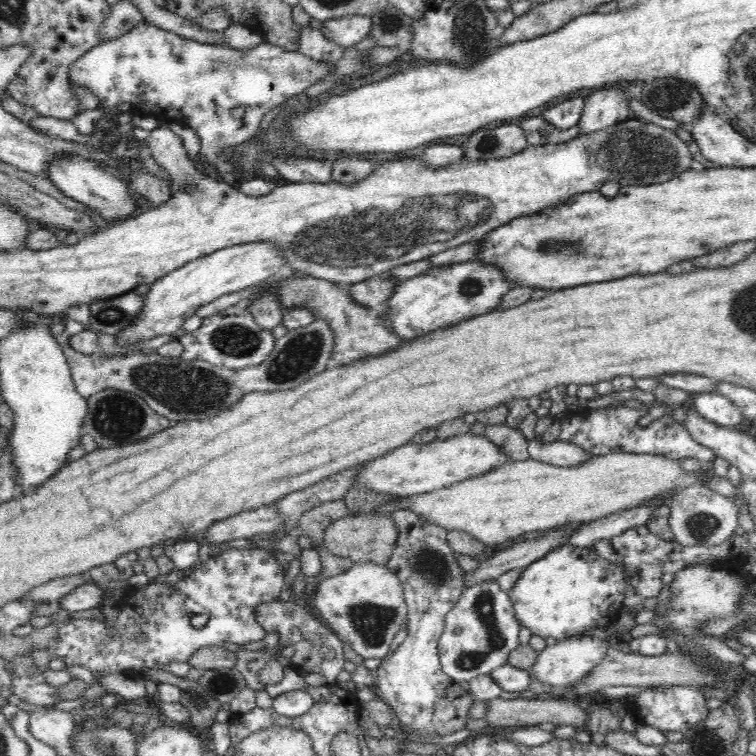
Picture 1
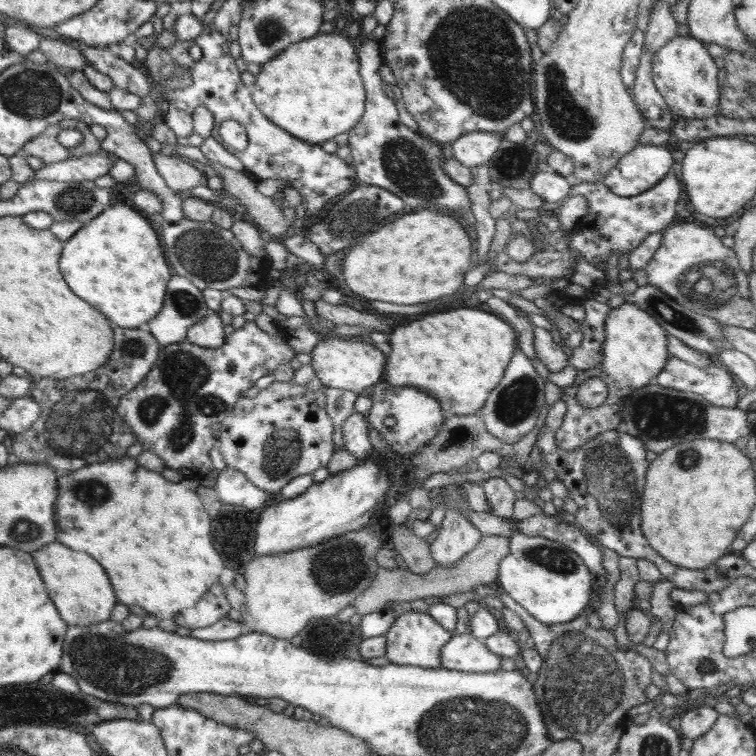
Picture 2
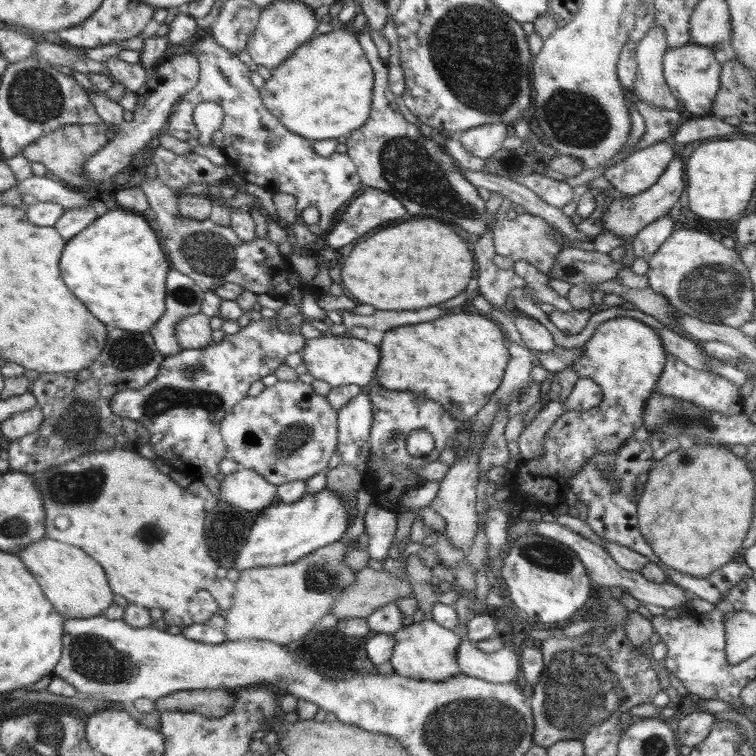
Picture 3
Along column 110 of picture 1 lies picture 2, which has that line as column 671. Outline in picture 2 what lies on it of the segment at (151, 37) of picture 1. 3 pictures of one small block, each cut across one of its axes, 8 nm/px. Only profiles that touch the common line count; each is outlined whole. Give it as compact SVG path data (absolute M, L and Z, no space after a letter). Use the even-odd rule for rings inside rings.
M676 35L652 57L652 80L675 117L706 118L720 114L719 68L704 48L704 43L692 36Z

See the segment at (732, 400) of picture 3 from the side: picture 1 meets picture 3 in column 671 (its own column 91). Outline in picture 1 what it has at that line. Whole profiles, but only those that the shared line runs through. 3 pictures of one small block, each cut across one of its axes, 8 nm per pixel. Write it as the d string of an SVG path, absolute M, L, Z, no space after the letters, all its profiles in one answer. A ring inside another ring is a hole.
M69 319L66 328L56 341L64 351L76 391L88 399L102 390L132 392L152 407L160 416L172 422L210 418L239 402L247 393L257 391L286 391L301 386L306 380L326 370L334 346L331 325L326 320L314 320L304 328L290 330L276 341L270 356L260 365L243 369L214 366L203 360L186 360L180 357L163 357L157 352L145 355L132 352L126 355L91 355L76 352L69 338L86 329L82 323Z

